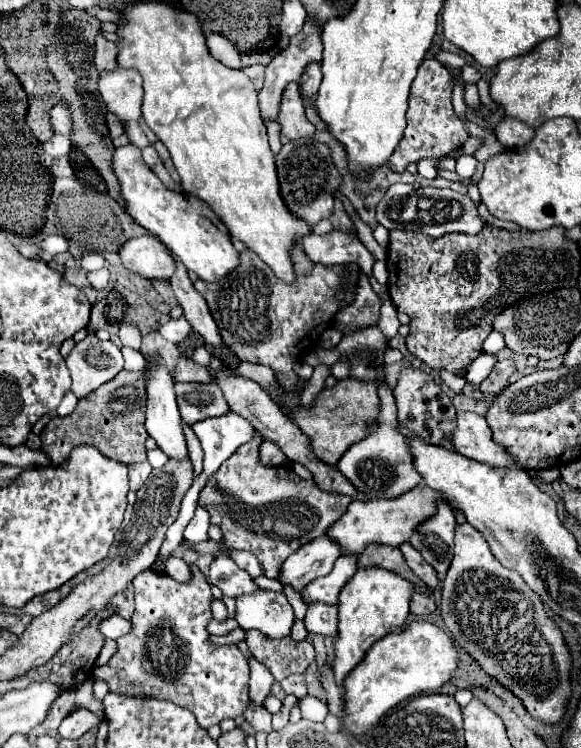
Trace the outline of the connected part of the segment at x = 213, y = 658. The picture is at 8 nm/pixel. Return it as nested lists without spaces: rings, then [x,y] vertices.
[[[198,567],[192,569],[190,583],[178,583],[166,573],[152,569],[136,575],[134,631],[118,639],[118,653],[104,667],[94,669],[94,677],[108,683],[112,693],[150,695],[168,699],[192,711],[202,729],[218,725],[222,719],[236,719],[248,703],[250,669],[236,645],[216,647],[208,641],[206,625],[212,619],[210,585]]]

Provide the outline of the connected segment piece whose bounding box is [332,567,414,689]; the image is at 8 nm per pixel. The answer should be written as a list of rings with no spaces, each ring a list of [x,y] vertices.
[[[378,567],[360,569],[346,583],[338,599],[338,635],[334,643],[334,661],[332,661],[334,681],[340,689],[348,673],[364,659],[366,651],[378,639],[388,635],[392,629],[398,629],[406,623],[412,593],[414,589],[410,587],[410,583],[406,583],[406,579],[390,575],[390,571],[378,571]]]

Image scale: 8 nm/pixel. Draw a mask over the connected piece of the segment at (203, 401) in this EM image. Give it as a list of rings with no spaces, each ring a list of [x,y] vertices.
[[[176,383],[174,391],[180,407],[180,417],[186,423],[196,423],[230,411],[218,385]]]

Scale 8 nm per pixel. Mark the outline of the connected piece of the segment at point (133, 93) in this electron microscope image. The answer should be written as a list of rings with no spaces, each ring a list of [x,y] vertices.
[[[120,67],[114,71],[104,71],[100,75],[100,95],[108,105],[108,111],[114,113],[124,123],[124,133],[130,143],[144,149],[148,139],[140,129],[142,117],[142,77],[136,71],[122,71]]]

